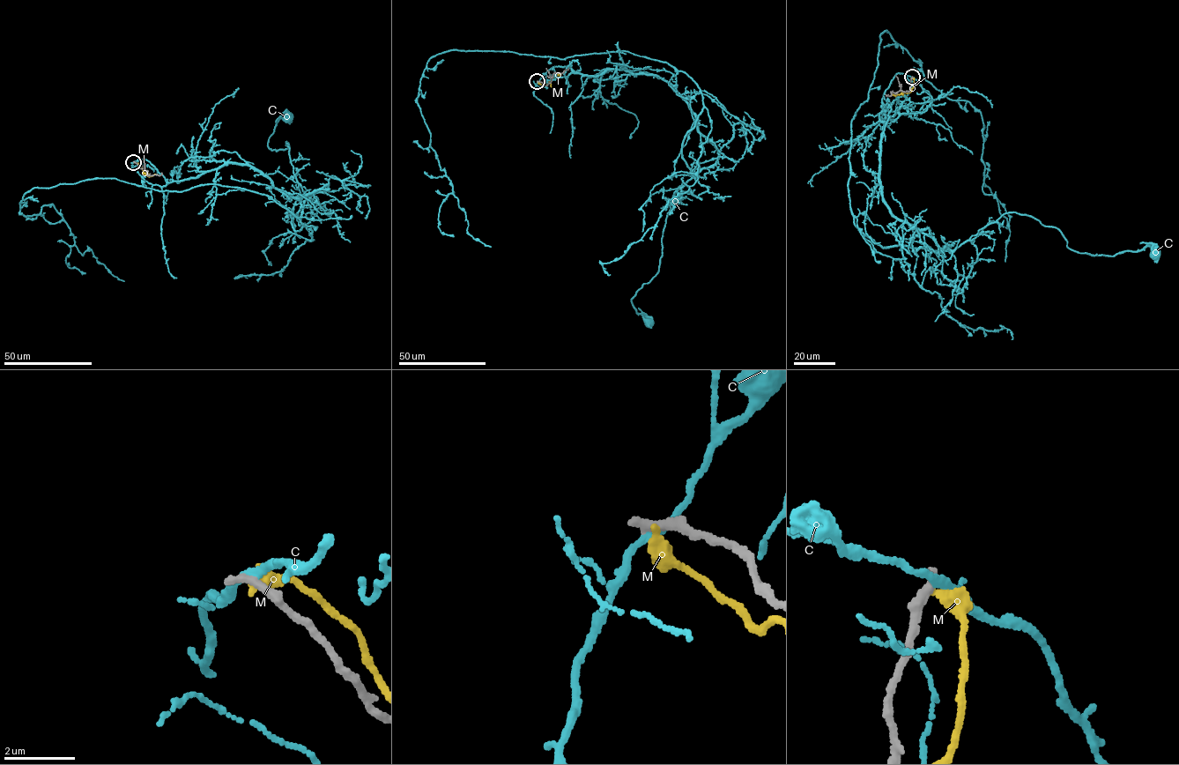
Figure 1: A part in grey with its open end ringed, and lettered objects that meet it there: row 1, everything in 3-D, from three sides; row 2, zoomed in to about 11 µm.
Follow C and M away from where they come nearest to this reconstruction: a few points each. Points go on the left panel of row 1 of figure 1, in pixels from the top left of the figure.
C: (135, 161), (167, 181), (227, 162), (298, 199), (328, 189), (304, 192), (288, 144), (269, 148), (288, 116)
M: (135, 161), (148, 176), (155, 174)

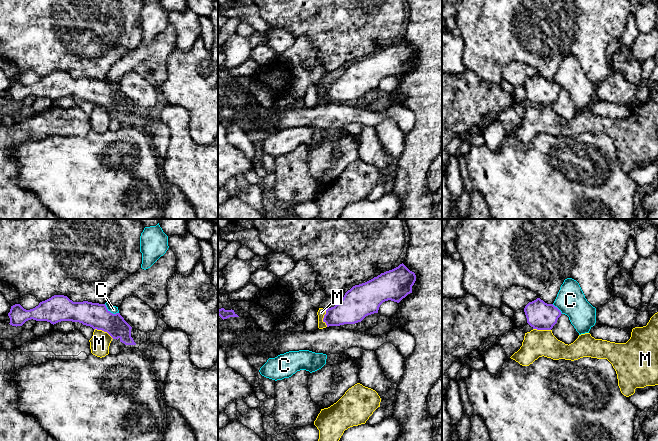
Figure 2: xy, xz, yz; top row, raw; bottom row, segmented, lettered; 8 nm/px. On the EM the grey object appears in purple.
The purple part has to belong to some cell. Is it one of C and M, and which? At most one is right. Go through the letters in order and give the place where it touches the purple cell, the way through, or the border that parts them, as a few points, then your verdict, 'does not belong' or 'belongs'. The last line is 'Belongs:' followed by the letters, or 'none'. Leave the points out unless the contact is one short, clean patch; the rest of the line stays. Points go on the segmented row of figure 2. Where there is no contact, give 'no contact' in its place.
C: contact xy (110, 312); border xy (104, 304), (111, 312), (118, 313); does not belong
M: contact xy (104, 331); border xy (94, 329), (106, 331), (113, 338); does not belong
Belongs: none

